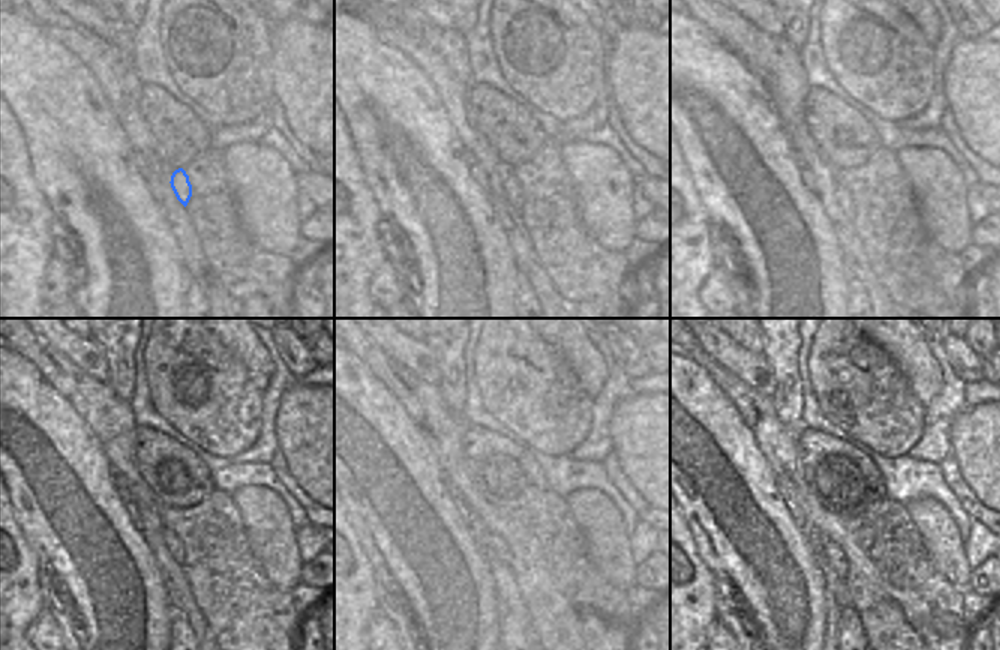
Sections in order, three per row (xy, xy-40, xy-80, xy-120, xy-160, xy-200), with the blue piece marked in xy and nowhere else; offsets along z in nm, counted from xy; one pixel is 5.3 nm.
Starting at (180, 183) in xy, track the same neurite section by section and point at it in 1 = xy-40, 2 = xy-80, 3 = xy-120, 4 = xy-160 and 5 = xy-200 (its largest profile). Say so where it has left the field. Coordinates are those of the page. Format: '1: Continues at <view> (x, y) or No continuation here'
1: Continues at xy-40 (511, 189)
2: Continues at xy-80 (843, 197)
3: Continues at xy-120 (173, 542)
4: Continues at xy-160 (498, 545)
5: Continues at xy-200 (832, 553).

